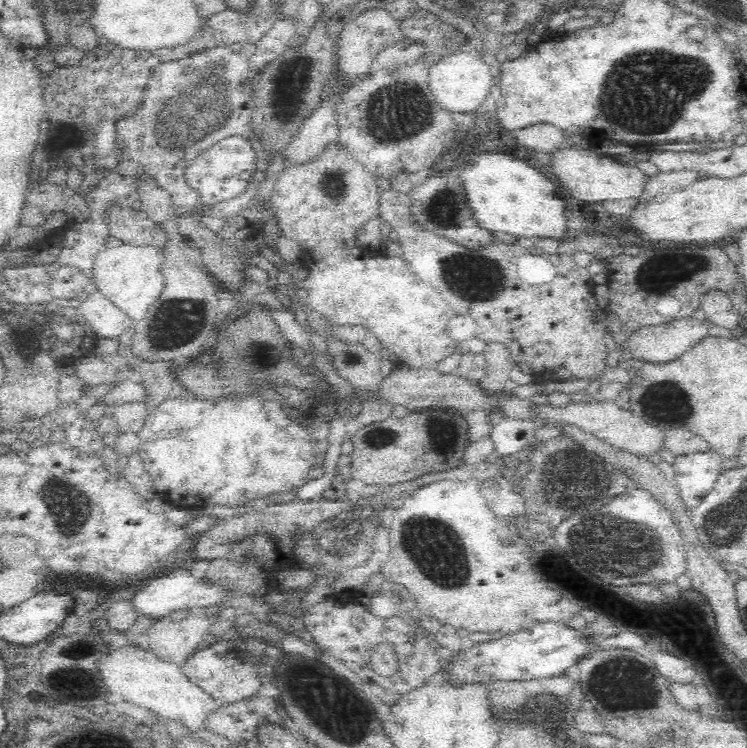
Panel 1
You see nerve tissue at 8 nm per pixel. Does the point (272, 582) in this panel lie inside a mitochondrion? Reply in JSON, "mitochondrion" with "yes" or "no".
{"mitochondrion":"no"}

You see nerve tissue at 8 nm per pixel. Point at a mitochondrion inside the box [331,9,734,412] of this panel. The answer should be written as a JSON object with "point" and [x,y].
{"point":[639,97]}

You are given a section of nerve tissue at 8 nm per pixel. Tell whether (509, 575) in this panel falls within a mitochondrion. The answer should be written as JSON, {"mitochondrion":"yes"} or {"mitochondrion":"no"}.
{"mitochondrion":"no"}

